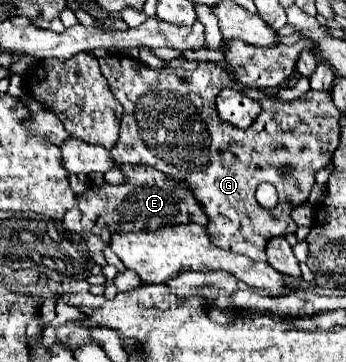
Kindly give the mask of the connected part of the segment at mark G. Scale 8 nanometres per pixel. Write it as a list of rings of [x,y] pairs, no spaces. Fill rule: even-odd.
[[[111,53],[99,59],[99,69],[125,109],[119,141],[111,149],[113,159],[119,165],[157,167],[157,171],[171,179],[183,181],[203,207],[209,219],[205,231],[217,247],[249,255],[253,261],[267,261],[267,241],[297,231],[291,211],[307,201],[315,181],[283,181],[283,169],[273,167],[273,155],[267,155],[267,145],[239,147],[243,145],[239,139],[247,139],[251,131],[223,121],[215,107],[219,91],[229,87],[231,79],[231,73],[223,65],[187,61],[187,67],[183,67],[183,83],[187,83],[187,93],[193,93],[189,101],[191,111],[181,111],[181,57],[171,59],[161,69],[151,69],[137,59]],[[259,183],[271,183],[277,189],[279,205],[275,209],[265,209],[257,203],[255,191]]]

